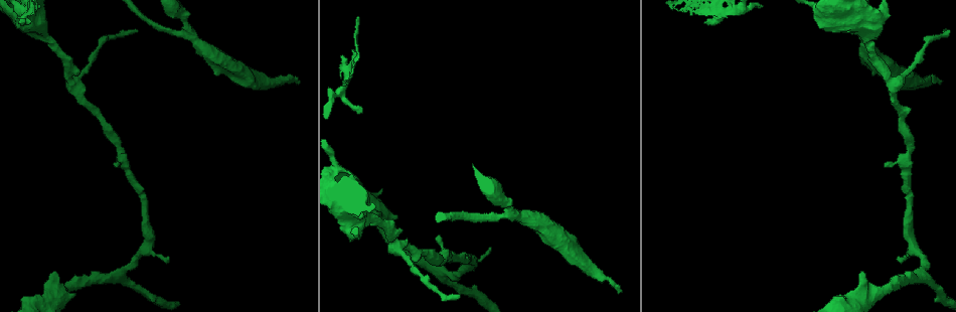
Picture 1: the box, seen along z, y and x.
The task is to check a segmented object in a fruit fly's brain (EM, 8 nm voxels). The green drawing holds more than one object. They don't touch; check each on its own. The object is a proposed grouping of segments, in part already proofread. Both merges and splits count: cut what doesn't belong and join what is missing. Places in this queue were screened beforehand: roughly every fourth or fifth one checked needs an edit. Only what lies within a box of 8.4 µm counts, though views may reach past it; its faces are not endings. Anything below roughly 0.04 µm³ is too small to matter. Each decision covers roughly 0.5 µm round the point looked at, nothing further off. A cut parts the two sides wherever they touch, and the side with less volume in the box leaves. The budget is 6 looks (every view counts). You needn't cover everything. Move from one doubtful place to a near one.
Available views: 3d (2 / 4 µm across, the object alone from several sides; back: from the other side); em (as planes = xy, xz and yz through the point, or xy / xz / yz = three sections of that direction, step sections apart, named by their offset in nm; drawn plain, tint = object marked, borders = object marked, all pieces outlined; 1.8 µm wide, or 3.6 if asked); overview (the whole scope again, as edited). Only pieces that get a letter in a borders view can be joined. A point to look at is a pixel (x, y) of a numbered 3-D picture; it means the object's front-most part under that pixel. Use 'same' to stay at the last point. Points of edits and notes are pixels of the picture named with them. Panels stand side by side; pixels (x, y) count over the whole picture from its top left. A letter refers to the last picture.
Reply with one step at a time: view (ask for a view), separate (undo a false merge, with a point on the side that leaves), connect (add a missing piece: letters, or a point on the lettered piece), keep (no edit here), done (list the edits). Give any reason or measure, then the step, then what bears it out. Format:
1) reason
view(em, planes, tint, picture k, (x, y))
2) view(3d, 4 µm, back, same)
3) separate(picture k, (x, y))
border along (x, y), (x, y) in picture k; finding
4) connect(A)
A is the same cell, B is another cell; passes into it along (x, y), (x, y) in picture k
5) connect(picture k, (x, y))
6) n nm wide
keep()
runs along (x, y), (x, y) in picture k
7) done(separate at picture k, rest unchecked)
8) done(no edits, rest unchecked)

branch point
view(em, xz, step 16, tint, picture 1, (73, 84))

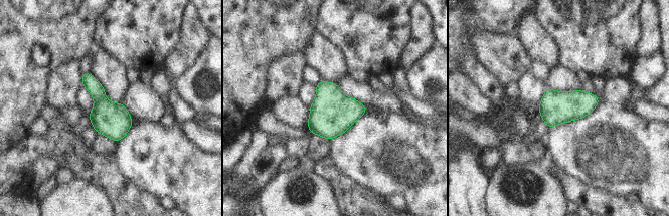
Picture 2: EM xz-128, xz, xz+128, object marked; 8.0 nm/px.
cut it another way
view(em, planes, borders, same)

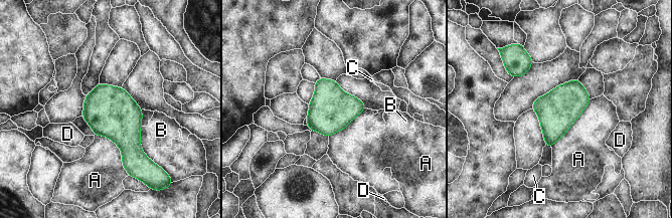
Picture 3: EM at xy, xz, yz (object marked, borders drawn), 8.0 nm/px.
keep()
A, B, C and D are other cells; border along (95, 135), (118, 147), (129, 175) in picture 3; continuous, no second neuron

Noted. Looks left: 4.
sharp bend
view(3d, 2 µm, picture 1, (442, 273))

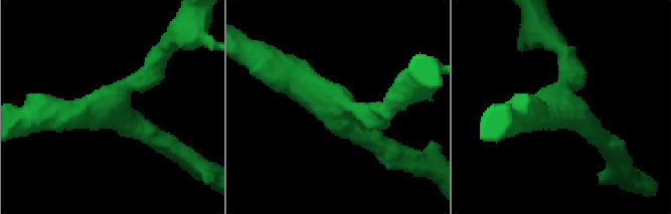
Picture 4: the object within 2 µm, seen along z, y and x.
3 arms; arms of 200, 220, 300 nm
view(em, yz, step 4, tint, picture 4, (339, 106))

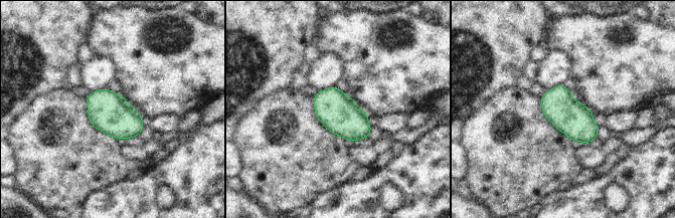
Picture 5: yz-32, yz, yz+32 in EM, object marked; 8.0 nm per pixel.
cut it another way
view(em, planes, borders, same)

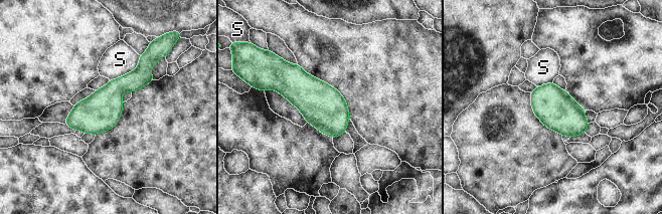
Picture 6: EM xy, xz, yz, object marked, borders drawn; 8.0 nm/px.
S touches over 320 nm
keep()
S is another cell; border along (140, 55), (134, 69), (110, 80) in picture 6; all the same neuron

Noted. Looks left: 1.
branch stops here
view(em, planes, borders, picture 1, (942, 81))

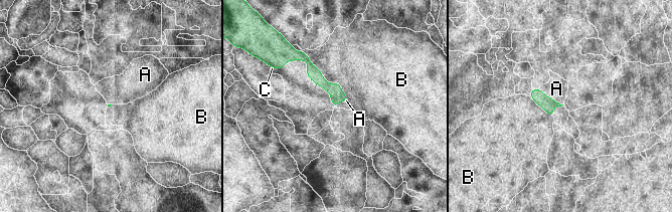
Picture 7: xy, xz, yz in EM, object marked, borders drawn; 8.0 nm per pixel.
B touches over 550 nm
connect(A)
A is the same cell, B and C are other cells; passes into it along (538, 96), (549, 97), (556, 88) in picture 7; it goes on there

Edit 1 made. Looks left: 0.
done(connect at picture 7, rest unchecked)

